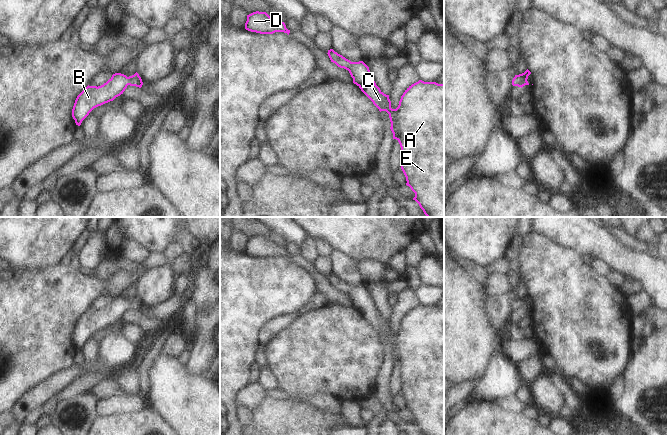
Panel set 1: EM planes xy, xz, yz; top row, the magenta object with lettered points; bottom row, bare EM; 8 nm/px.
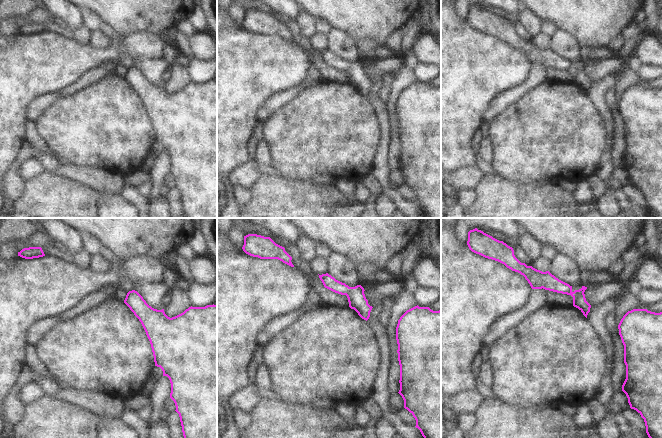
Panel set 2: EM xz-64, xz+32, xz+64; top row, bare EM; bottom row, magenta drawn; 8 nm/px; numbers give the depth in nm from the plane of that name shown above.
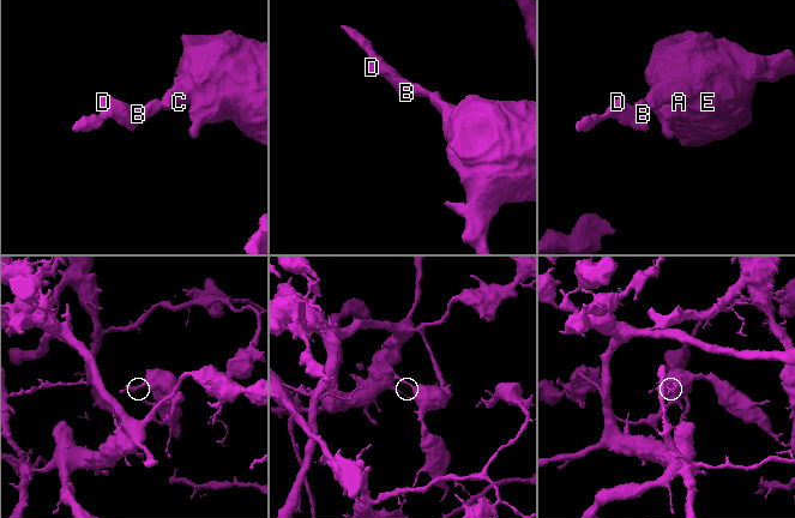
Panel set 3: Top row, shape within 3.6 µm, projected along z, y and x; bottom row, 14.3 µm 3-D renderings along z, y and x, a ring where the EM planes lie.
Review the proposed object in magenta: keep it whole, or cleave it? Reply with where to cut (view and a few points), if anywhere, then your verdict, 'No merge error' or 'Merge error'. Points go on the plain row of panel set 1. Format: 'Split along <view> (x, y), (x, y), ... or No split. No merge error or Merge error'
No split. No merge error

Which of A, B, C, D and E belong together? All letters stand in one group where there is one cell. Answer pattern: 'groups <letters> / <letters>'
groups A B C D E

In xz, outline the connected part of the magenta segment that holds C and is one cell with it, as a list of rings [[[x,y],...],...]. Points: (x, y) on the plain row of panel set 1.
[[[333,273],[328,274],[327,278],[331,286],[349,295],[353,307],[361,313],[380,336],[386,335],[389,338],[393,363],[396,363],[401,371],[401,393],[406,401],[406,409],[415,417],[413,424],[419,428],[423,435],[444,435],[444,308],[419,304],[405,314],[398,331],[392,333],[389,319],[384,318],[376,309],[369,291],[363,285],[351,286]]]

